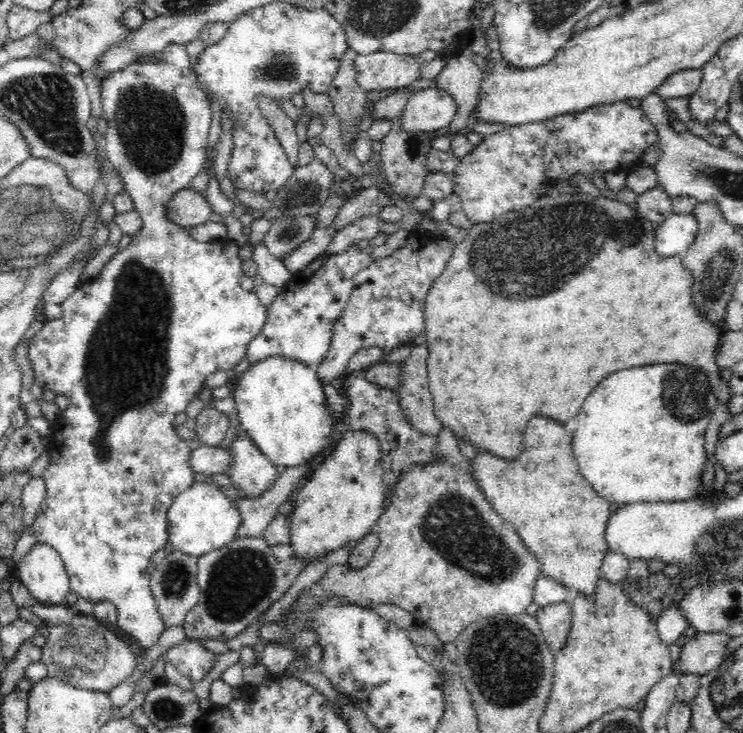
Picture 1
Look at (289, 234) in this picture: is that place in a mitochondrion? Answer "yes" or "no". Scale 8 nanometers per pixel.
yes

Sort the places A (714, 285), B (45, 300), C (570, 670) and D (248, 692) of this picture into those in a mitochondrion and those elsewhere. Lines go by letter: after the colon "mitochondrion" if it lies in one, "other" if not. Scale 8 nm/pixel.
A: mitochondrion
B: other
C: other
D: other

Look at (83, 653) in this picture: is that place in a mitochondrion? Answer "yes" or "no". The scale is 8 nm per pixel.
yes

